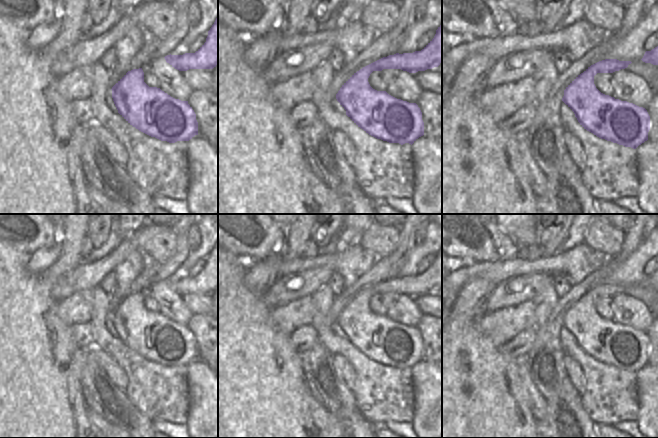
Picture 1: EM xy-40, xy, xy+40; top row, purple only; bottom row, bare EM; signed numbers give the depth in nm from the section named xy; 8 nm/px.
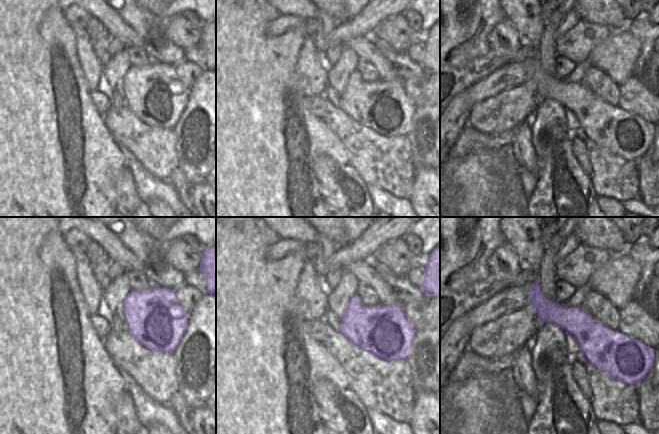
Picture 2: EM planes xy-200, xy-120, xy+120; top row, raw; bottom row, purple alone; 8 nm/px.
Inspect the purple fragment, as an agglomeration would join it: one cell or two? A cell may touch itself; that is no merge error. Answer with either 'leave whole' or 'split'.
leave whole

